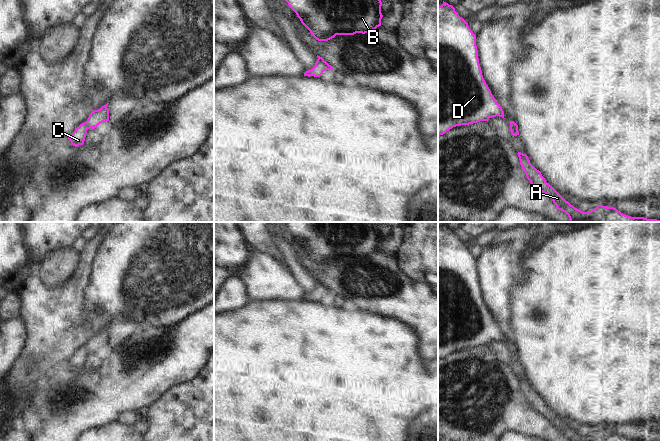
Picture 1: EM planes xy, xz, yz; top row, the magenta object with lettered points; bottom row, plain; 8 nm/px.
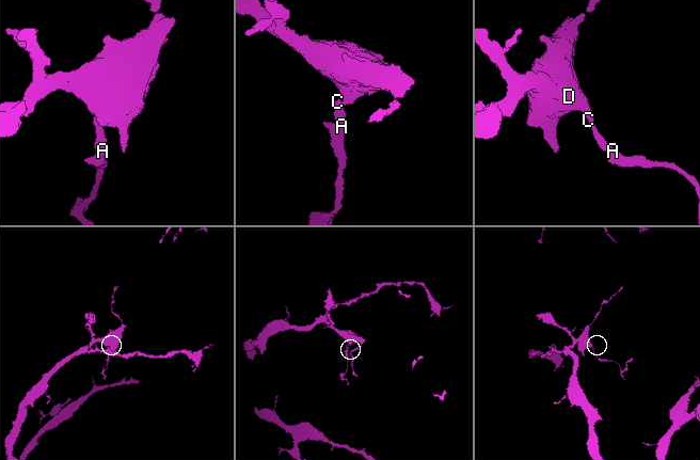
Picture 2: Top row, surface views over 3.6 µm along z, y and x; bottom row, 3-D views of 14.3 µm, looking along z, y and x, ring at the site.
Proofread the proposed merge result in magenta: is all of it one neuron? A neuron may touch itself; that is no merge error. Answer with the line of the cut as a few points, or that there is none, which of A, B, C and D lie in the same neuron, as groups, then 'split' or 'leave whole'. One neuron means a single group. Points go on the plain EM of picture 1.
no cut; A B C D; leave whole

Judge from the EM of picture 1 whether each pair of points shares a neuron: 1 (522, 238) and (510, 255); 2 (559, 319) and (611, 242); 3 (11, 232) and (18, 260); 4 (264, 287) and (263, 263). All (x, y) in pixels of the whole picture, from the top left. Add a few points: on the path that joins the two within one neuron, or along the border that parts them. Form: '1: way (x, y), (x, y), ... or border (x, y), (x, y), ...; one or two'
1: border (515, 243), (522, 246); two
2: way (578, 300), (590, 288), (590, 283), (611, 261); one
3: way (11, 239), (11, 253); one
4: way (264, 281), (263, 269); one

